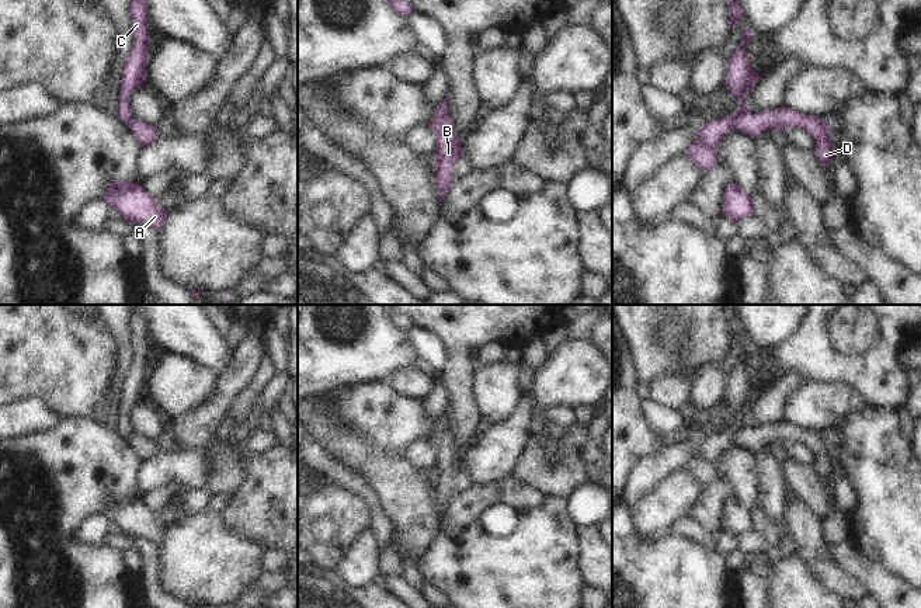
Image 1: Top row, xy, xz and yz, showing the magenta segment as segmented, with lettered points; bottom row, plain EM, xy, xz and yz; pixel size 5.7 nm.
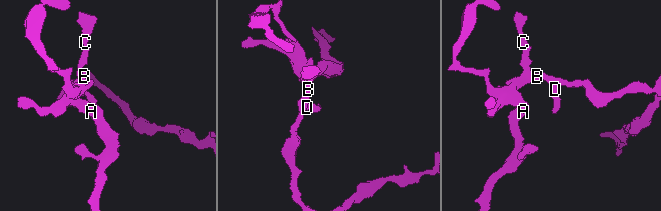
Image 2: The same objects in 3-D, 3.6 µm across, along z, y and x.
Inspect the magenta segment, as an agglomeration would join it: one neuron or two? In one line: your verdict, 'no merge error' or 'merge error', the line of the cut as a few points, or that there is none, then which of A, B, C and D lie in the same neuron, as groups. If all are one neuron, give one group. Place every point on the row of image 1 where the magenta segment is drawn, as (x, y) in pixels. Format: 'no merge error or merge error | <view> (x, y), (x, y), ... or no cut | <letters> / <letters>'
merge error | yz (750, 113), (736, 117), (729, 129) | A C / B D

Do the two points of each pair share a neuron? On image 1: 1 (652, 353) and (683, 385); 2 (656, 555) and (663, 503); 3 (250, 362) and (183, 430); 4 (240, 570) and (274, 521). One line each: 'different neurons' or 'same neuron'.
1: different neurons
2: different neurons
3: same neuron
4: different neurons

